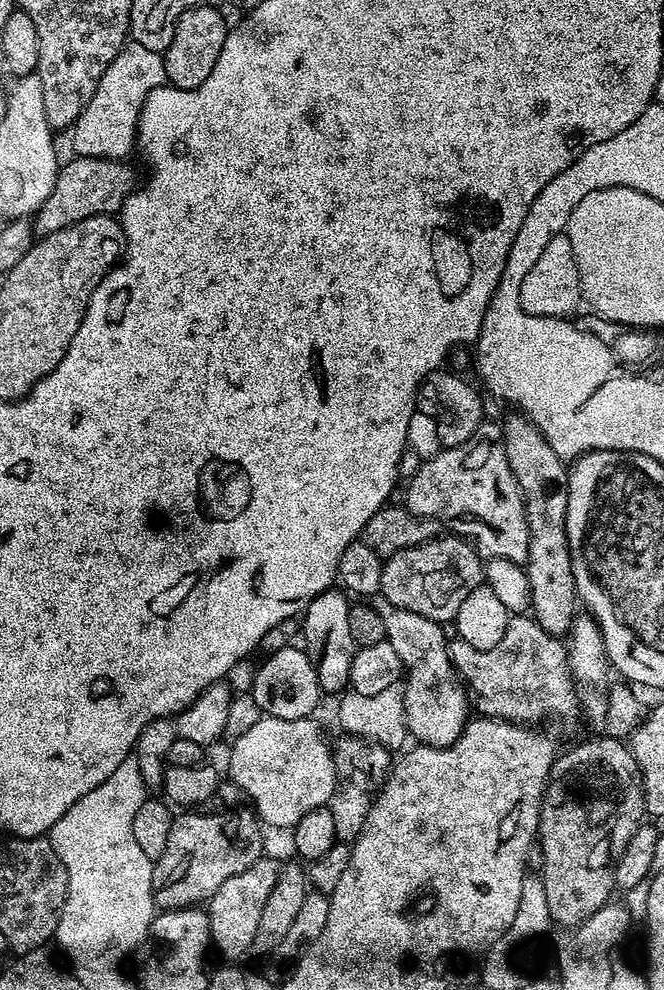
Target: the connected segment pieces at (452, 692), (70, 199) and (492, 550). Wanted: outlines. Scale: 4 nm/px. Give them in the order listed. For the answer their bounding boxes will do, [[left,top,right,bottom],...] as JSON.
[[386,632,468,747],[32,155,133,238],[406,439,530,565]]

